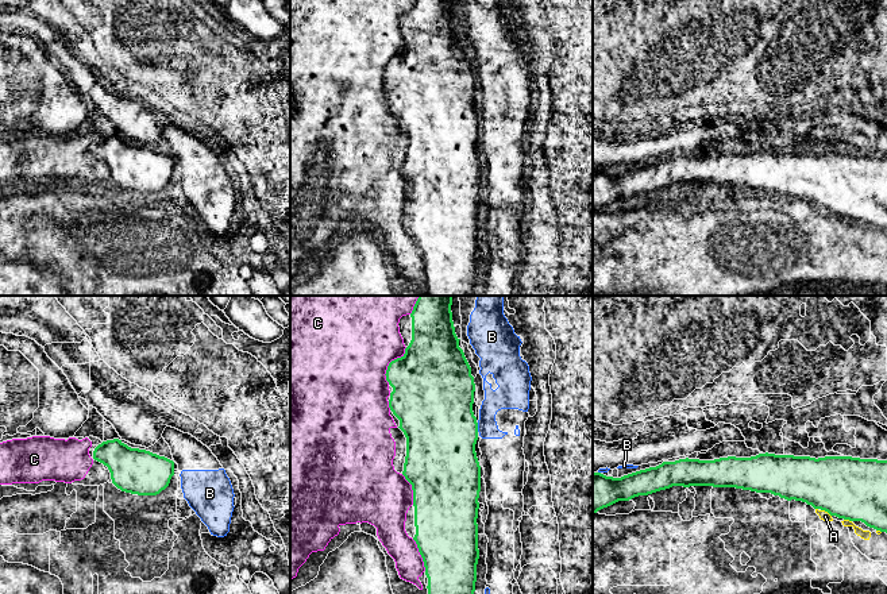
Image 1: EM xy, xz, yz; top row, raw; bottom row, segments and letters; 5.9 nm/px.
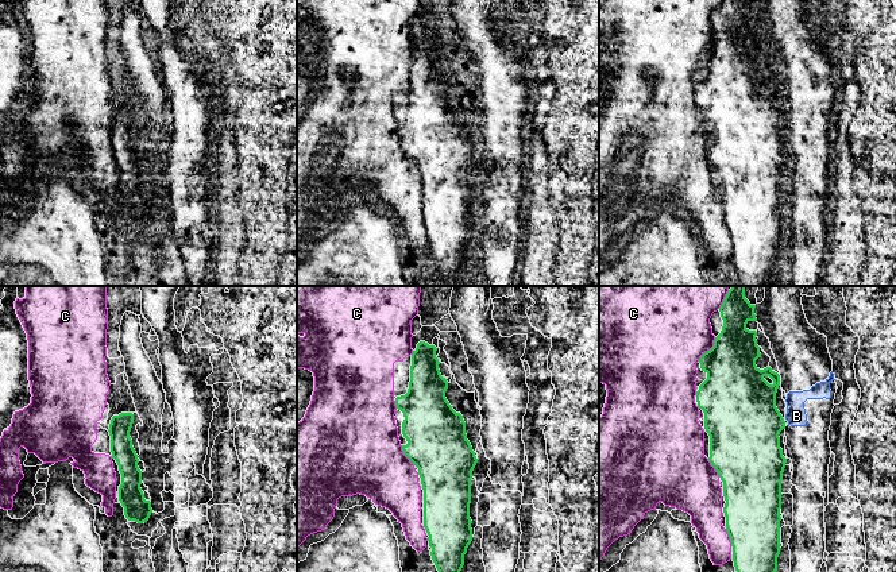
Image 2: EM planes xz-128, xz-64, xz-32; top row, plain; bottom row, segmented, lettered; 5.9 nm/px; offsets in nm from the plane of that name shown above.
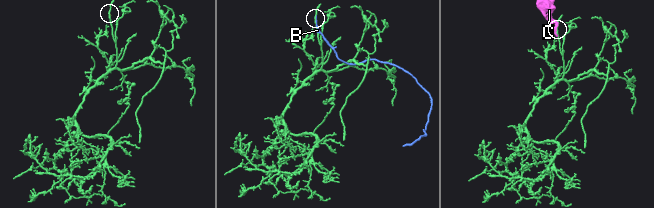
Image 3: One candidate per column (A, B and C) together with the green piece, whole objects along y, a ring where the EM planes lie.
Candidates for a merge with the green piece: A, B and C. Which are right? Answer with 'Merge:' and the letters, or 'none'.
Merge: none

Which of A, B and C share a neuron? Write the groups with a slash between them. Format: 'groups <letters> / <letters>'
groups A C / B

